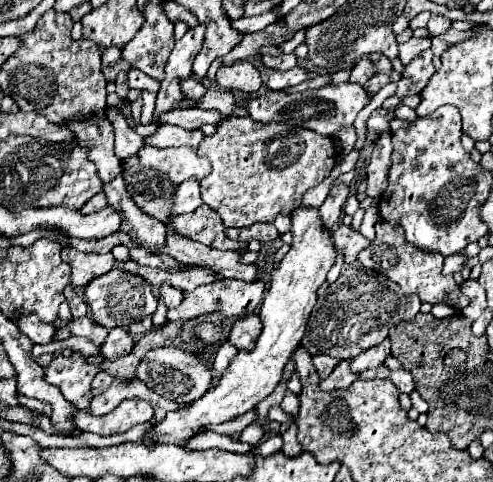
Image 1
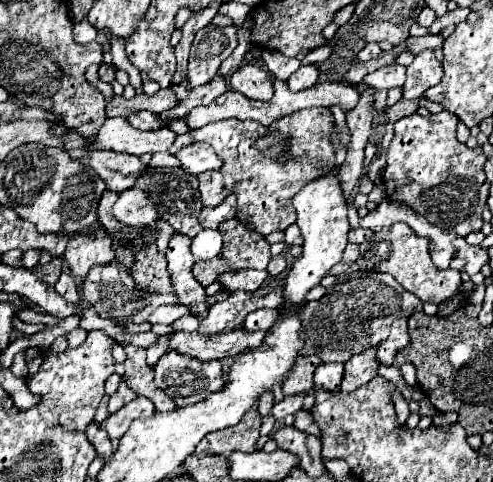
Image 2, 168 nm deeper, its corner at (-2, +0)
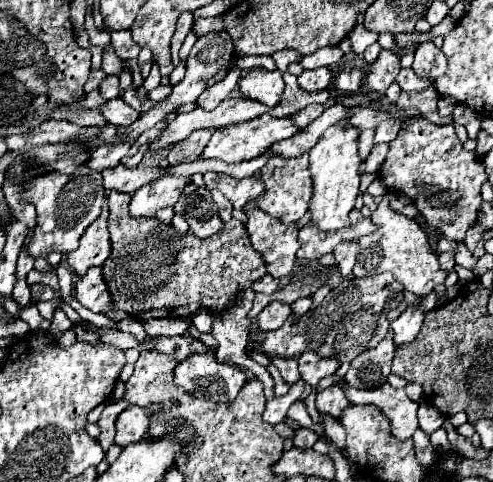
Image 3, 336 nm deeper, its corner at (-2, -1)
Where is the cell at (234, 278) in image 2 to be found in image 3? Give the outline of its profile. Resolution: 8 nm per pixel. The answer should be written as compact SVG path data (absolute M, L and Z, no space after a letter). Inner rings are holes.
M266 274L266 276L262 276L260 280L256 280L252 284L252 290L254 292L262 292L262 294L272 294L272 292L278 290L278 280L272 278L270 274Z

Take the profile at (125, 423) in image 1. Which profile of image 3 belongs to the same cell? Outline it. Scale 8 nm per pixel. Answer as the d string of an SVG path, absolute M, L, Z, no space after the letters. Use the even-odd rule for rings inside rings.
M128 406L116 420L116 444L126 446L130 442L140 440L148 432L148 408L138 408L138 406Z

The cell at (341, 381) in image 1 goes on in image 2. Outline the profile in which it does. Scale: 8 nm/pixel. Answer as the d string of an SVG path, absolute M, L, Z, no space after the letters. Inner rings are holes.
M370 347L370 349L362 351L362 355L354 355L354 359L350 359L346 363L342 391L350 393L350 391L366 385L370 379L374 379L378 375L380 363L376 359L376 351L378 351L378 347Z

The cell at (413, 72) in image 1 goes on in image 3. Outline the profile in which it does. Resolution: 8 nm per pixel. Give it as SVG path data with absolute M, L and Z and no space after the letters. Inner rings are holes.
M422 42L414 54L412 70L422 80L436 80L446 74L446 56L432 42Z

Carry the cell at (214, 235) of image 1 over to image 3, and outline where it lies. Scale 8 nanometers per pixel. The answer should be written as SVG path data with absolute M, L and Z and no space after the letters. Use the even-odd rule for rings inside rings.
M211 190L212 198L214 202L216 202L216 206L218 206L218 214L220 214L220 218L226 222L226 220L230 220L232 218L232 204L220 194L218 190Z

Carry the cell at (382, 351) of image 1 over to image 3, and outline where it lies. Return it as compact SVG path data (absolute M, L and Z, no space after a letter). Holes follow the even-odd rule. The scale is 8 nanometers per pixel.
M410 306L406 308L400 318L396 318L390 328L394 332L394 344L402 346L402 344L410 344L410 340L414 340L414 336L418 334L420 326L422 326L424 314L422 310L418 310L418 306Z

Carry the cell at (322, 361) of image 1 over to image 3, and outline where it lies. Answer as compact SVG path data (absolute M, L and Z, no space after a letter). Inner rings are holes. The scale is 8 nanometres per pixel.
M332 384L326 390L318 392L318 396L316 396L316 408L318 408L318 412L326 412L326 414L330 414L334 418L338 418L340 412L346 406L348 406L348 400L346 400L340 384Z

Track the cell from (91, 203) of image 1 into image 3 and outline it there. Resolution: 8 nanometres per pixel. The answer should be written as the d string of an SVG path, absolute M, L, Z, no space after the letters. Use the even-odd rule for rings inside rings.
M108 194L112 254L104 262L102 272L112 292L114 306L132 314L136 320L184 318L194 314L200 306L220 314L232 304L240 290L250 288L254 280L266 274L266 262L254 252L242 222L232 218L222 226L222 232L210 238L196 238L192 234L178 234L158 218L130 218L128 202L130 194Z

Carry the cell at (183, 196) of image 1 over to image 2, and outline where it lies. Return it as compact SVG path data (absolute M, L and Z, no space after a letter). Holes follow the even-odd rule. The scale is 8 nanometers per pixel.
M204 171L198 175L198 181L200 181L202 201L206 207L218 205L230 195L230 191L224 189L224 177L220 171Z

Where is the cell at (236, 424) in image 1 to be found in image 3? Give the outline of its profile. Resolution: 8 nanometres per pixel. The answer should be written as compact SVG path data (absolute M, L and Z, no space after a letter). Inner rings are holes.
M242 290L238 294L238 300L232 304L232 308L226 308L222 316L214 316L212 324L212 336L218 340L218 362L224 364L238 364L242 368L248 368L258 380L264 384L264 396L266 400L274 400L274 380L266 368L262 368L258 362L252 360L252 356L244 354L248 334L250 334L250 320L246 318L250 306L254 300L254 290Z

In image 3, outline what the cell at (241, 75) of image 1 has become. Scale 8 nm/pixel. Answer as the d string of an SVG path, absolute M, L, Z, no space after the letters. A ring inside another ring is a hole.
M250 70L246 72L240 82L238 82L240 92L246 98L258 100L266 106L274 106L280 102L282 98L282 90L284 90L284 80L282 80L282 72L280 70Z

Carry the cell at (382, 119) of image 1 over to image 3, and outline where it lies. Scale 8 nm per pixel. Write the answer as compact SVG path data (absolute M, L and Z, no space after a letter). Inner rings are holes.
M382 50L366 78L368 88L378 94L384 94L386 88L394 82L394 76L398 74L398 70L400 70L400 58L392 50Z

